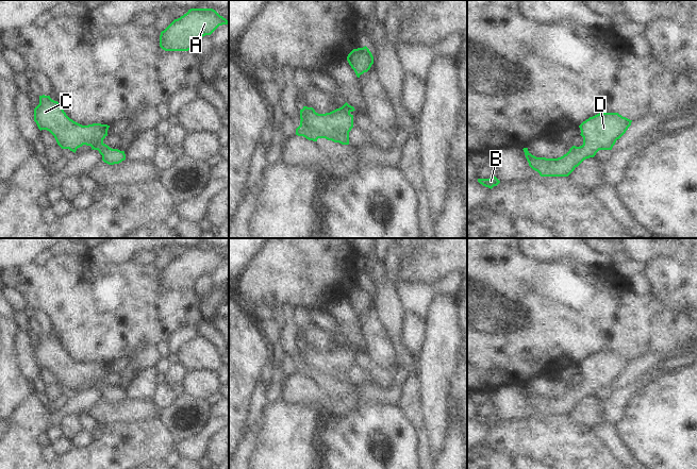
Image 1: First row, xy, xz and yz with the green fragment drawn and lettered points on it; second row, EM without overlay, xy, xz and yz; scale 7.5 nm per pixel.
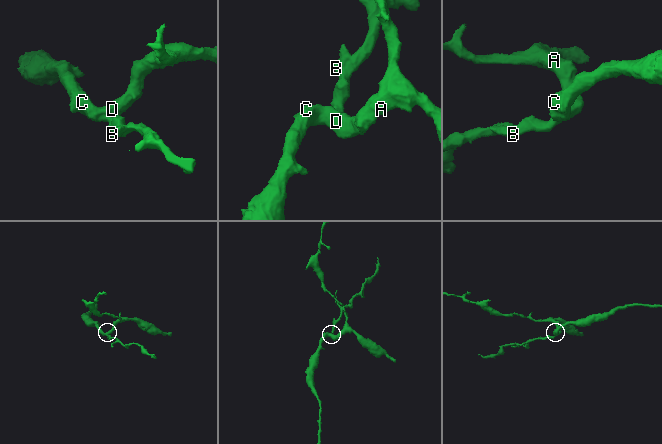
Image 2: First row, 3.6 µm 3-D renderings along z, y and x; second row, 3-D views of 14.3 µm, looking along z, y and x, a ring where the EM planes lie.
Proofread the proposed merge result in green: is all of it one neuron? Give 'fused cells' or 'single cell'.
single cell

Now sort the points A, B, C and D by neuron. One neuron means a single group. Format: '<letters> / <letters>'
A B C D

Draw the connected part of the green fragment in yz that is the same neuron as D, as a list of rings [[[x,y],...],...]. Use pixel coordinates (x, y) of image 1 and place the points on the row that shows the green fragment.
[[[599,113],[579,125],[583,145],[572,146],[561,157],[536,157],[528,151],[528,148],[522,150],[529,166],[541,177],[568,177],[584,160],[594,157],[599,150],[612,150],[631,122],[632,120],[618,113]]]

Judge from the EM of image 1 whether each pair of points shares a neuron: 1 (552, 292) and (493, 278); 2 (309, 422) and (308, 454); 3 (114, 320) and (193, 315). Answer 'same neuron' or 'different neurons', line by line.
1: same neuron
2: same neuron
3: same neuron

